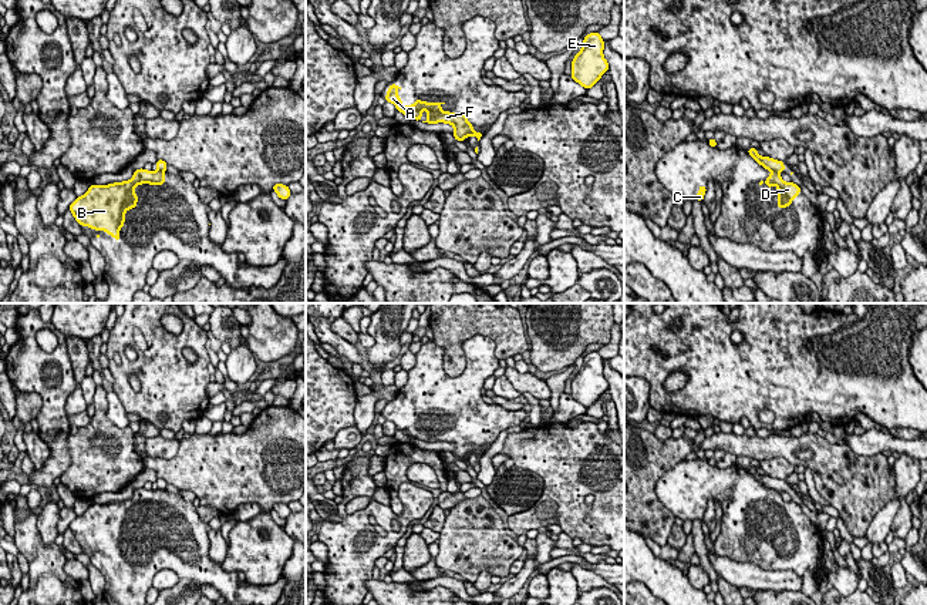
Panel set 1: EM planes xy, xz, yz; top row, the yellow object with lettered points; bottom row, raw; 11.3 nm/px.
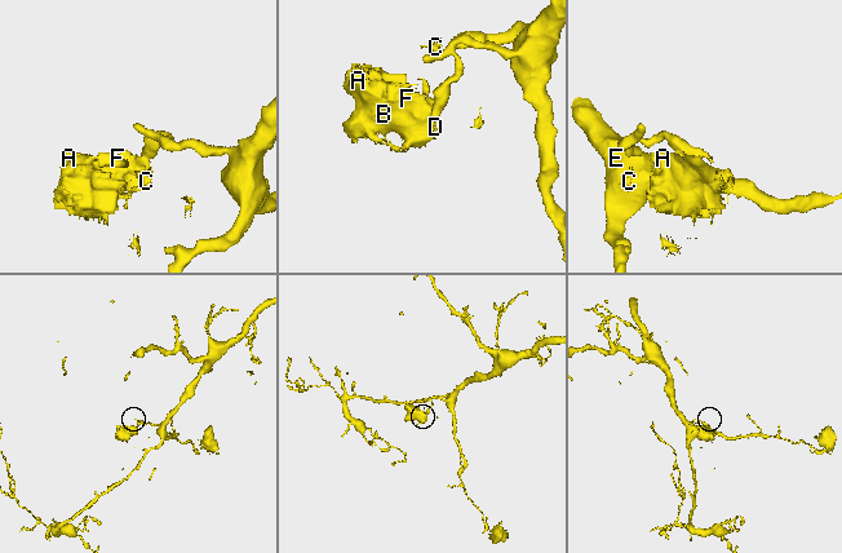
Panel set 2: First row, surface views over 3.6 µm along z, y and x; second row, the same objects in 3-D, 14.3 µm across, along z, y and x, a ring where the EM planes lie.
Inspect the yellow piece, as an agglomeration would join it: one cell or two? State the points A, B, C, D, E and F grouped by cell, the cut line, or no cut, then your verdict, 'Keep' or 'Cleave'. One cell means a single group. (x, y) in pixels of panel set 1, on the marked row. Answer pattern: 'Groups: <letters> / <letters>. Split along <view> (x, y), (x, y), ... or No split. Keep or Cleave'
Groups: A B C D F / E. Split along yz (772, 170), (778, 172). Cleave

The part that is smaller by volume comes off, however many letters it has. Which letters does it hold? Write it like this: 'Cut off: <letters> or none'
Cut off: A, B, C, D, F

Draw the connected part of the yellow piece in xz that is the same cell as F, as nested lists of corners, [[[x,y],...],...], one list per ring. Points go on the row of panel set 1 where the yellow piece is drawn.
[[[391,84],[388,87],[388,93],[385,94],[385,101],[392,102],[397,107],[397,111],[401,111],[407,117],[422,121],[427,124],[445,122],[454,127],[454,137],[456,141],[462,141],[466,137],[475,135],[483,137],[483,132],[475,132],[473,125],[468,122],[466,114],[462,112],[442,112],[442,104],[445,102],[424,102],[421,100],[415,100],[415,102],[409,105],[402,105],[402,98],[398,97],[397,90],[401,90],[397,84]]]

